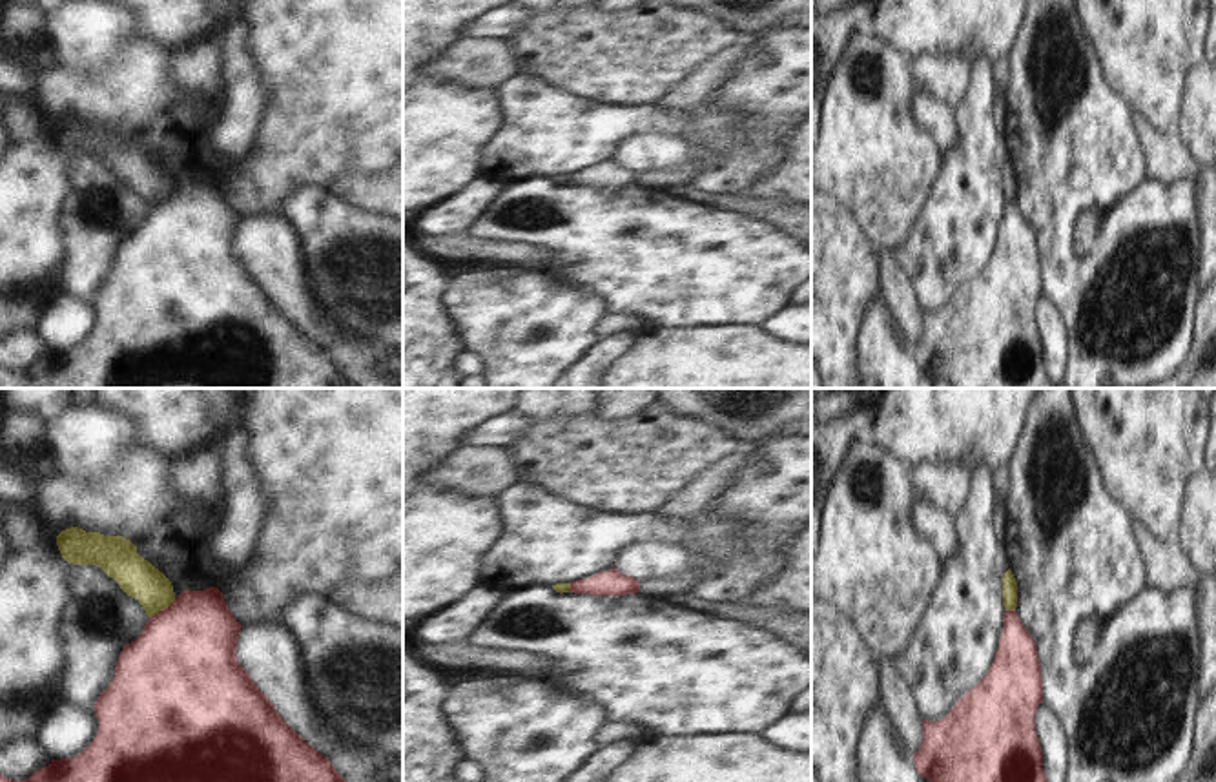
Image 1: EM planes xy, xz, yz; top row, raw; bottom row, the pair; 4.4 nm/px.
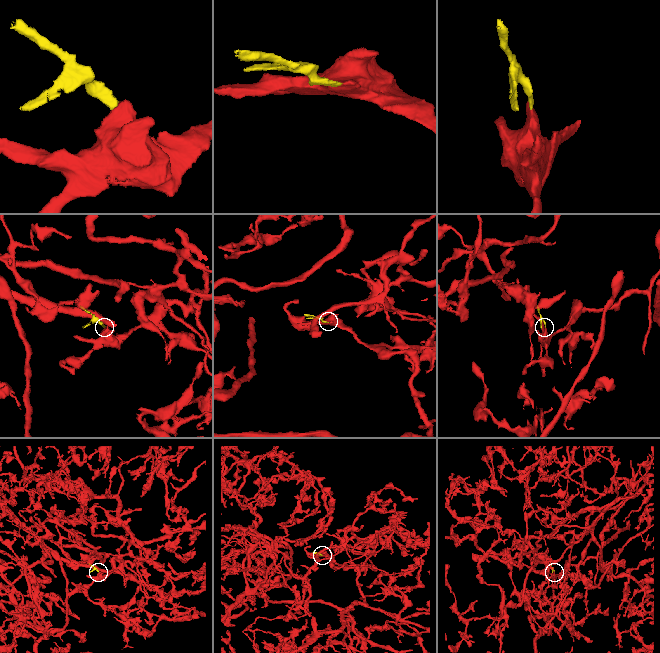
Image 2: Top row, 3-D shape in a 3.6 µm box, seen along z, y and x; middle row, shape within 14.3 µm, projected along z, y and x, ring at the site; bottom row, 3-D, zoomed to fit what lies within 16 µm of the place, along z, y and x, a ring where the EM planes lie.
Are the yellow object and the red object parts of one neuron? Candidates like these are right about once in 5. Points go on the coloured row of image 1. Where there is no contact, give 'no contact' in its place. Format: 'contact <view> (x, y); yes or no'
contact xy (163, 609); no

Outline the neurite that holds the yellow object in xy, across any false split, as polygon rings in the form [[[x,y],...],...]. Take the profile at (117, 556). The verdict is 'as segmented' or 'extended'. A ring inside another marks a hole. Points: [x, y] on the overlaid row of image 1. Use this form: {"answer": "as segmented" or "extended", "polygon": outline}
{"answer": "as segmented", "polygon": [[[71,527],[57,536],[57,545],[67,563],[100,567],[142,605],[149,618],[175,602],[171,581],[139,556],[137,547],[122,536],[104,536]]]}

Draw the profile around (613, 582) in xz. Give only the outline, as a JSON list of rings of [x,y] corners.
[[[618,569],[600,572],[589,580],[578,580],[571,583],[569,592],[593,594],[593,596],[625,596],[638,594],[640,583],[622,574]]]

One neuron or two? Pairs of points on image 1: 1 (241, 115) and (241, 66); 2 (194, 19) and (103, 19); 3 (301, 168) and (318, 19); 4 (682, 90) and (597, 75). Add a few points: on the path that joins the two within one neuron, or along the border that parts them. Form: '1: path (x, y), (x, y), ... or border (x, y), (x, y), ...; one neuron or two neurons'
1: path (241, 102), (241, 79); one neuron
2: border (135, 19), (141, 39), (168, 48); two neurons
3: path (316, 132), (318, 55); one neuron
4: border (706, 62), (700, 62), (655, 102); two neurons

